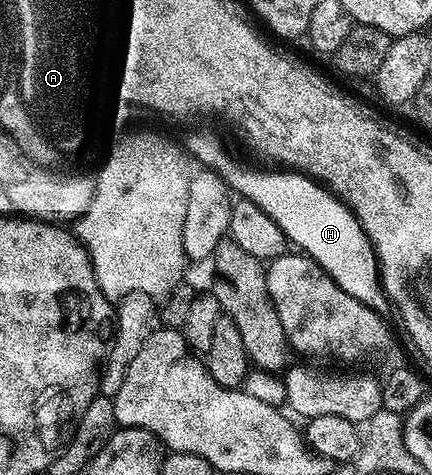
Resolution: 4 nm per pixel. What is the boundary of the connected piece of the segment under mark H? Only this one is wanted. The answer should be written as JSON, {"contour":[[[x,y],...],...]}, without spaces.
{"contour":[[[200,132],[190,135],[187,140],[184,140],[184,146],[197,163],[198,161],[202,163],[199,165],[224,178],[226,184],[229,185],[235,195],[238,195],[241,199],[255,202],[260,209],[264,210],[280,226],[287,239],[293,245],[296,243],[297,246],[295,247],[297,249],[300,249],[304,254],[316,260],[344,292],[348,292],[350,296],[354,296],[354,298],[362,301],[381,316],[387,315],[386,312],[388,310],[391,311],[391,301],[381,283],[378,259],[370,240],[366,236],[366,232],[360,226],[358,219],[355,218],[350,208],[346,204],[343,204],[328,188],[319,184],[313,177],[309,177],[305,173],[297,173],[293,170],[262,172],[246,168],[244,165],[236,162],[226,152],[221,140],[210,132]]]}

